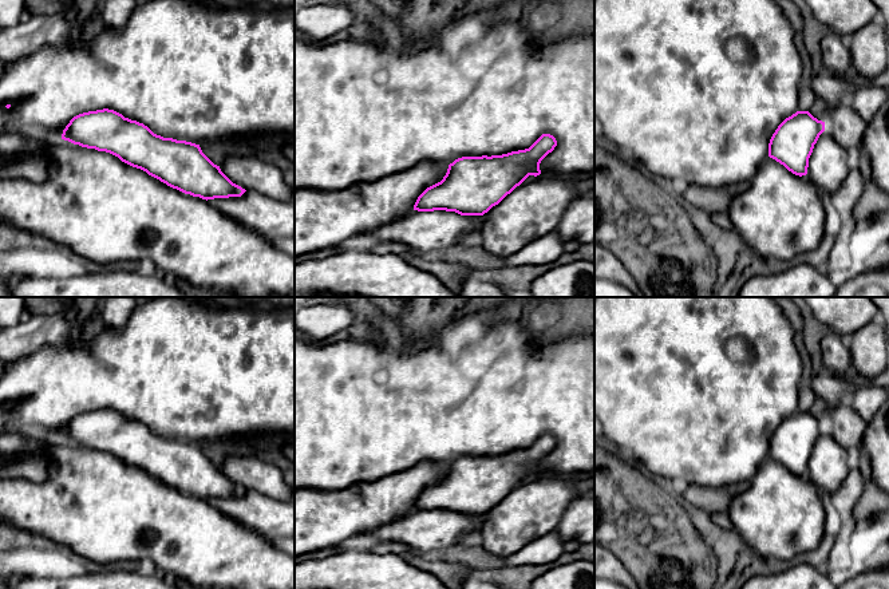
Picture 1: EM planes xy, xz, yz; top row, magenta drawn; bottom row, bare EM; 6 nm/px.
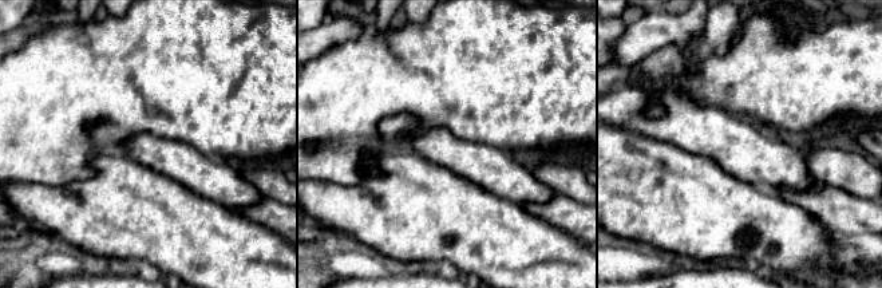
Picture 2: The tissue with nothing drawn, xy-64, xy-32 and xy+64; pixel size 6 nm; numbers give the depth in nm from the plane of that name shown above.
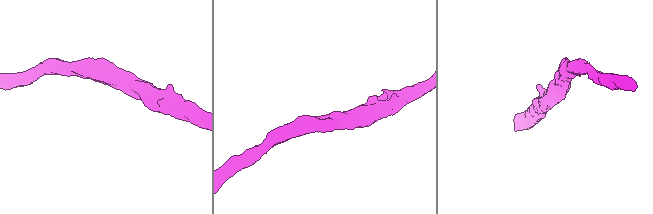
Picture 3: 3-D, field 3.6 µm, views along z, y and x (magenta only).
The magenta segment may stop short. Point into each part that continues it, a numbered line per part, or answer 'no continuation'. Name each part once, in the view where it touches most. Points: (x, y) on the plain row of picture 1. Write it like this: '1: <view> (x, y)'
no continuation

